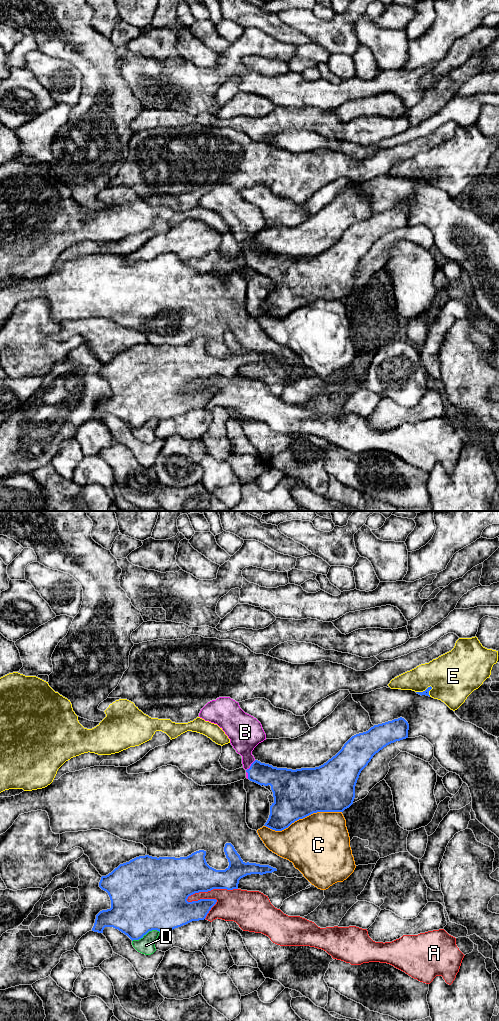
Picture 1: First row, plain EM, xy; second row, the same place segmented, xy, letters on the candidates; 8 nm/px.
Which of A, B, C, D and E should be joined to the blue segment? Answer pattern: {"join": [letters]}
{"join": ["B"]}

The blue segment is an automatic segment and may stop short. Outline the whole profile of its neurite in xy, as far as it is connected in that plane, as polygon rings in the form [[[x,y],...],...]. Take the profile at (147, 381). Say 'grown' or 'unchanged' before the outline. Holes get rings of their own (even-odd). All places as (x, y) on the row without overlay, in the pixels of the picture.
unchanged | [[[231,331],[225,332],[224,340],[229,350],[225,358],[210,355],[204,338],[180,346],[145,343],[120,352],[111,361],[101,365],[99,375],[108,381],[111,396],[96,403],[92,419],[103,421],[105,415],[113,415],[133,429],[143,426],[152,418],[166,420],[192,409],[204,408],[217,388],[200,387],[188,390],[189,384],[213,377],[238,377],[239,368],[247,363],[277,359],[269,353],[245,351]]]

